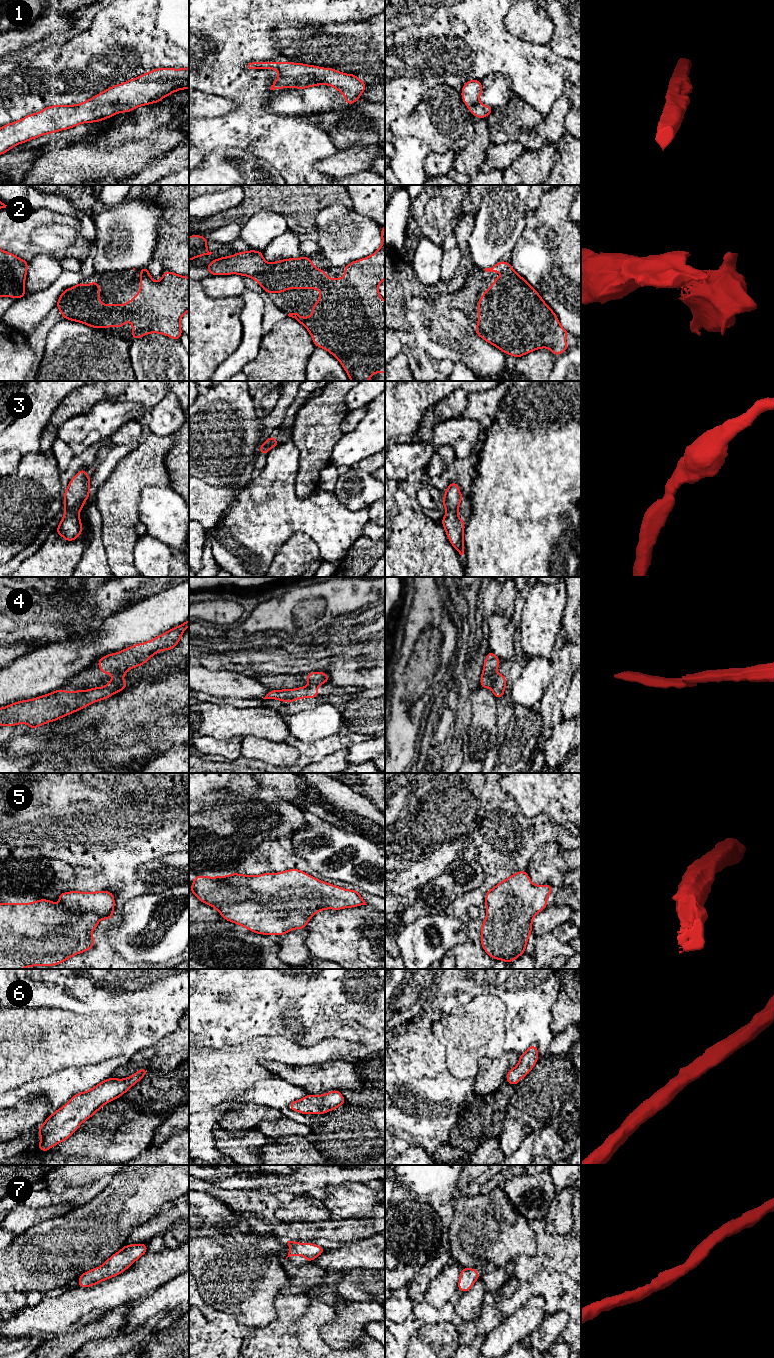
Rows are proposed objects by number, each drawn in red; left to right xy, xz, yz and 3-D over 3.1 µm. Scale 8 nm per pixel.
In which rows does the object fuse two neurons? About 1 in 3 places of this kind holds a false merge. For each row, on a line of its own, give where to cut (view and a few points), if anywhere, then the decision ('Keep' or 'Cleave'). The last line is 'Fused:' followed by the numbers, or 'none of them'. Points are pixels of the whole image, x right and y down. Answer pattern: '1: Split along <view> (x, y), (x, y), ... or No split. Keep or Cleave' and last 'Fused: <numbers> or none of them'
1: No split. Keep
2: No split. Keep
3: No split. Keep
4: Split along yz (494, 676), (490, 687). Cleave
5: No split. Keep
6: No split. Keep
7: No split. Keep
Fused: 4

